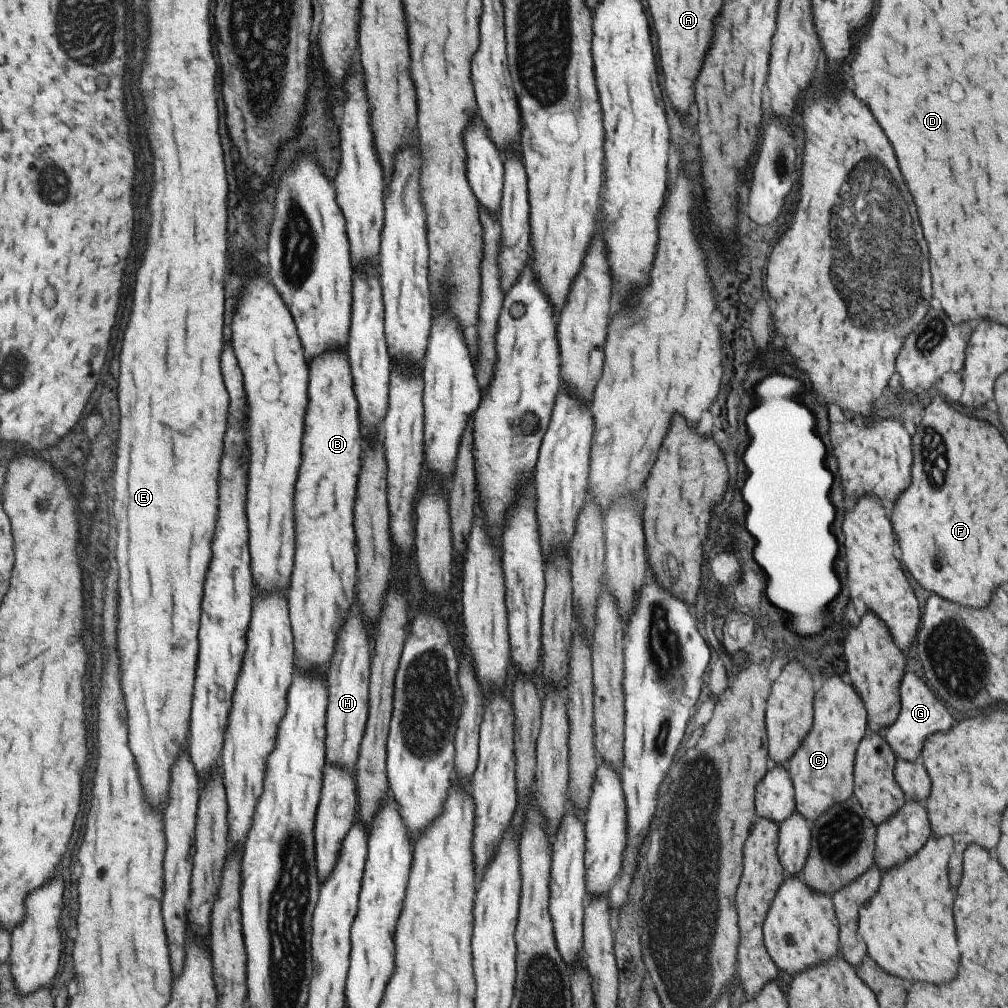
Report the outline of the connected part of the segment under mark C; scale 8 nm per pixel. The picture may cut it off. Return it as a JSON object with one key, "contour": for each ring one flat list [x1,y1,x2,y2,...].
{"contour":[[829,678,814,691,812,725,799,750,786,762,794,790,794,810,813,822,833,805,852,795,854,754,859,741,867,736,867,719,860,696,839,678]]}

